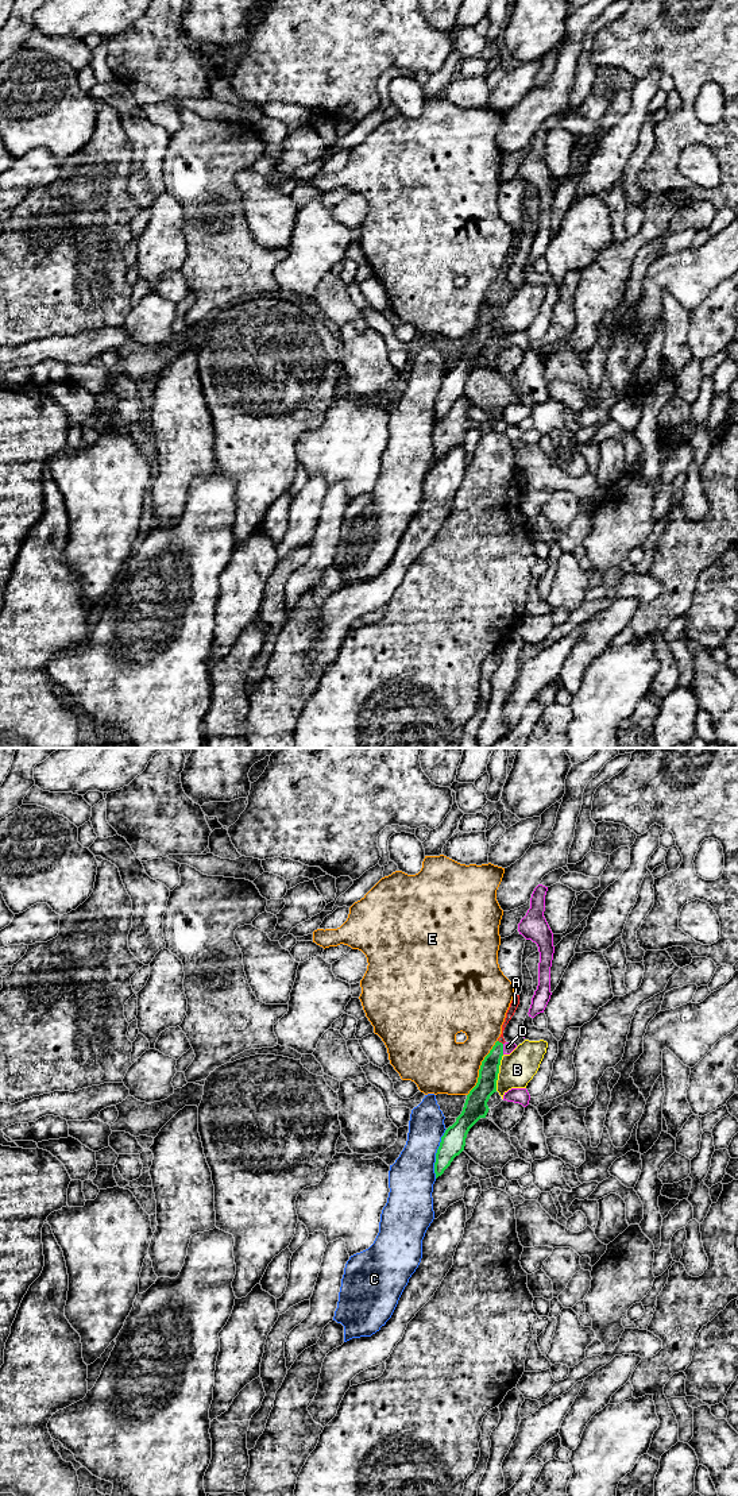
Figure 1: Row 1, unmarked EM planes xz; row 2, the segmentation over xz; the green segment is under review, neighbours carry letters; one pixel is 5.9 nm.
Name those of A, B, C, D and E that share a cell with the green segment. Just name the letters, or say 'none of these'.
none of these

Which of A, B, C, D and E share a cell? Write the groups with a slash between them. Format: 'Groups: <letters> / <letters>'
Groups: A / B / C / D / E

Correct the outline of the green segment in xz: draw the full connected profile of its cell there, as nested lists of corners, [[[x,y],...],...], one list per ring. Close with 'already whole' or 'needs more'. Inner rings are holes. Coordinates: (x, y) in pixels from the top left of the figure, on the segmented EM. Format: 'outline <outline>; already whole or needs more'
outline [[[496,1041],[490,1053],[482,1061],[478,1083],[467,1095],[461,1114],[441,1137],[434,1163],[436,1179],[441,1176],[453,1158],[464,1150],[470,1129],[480,1118],[486,1118],[490,1110],[487,1102],[490,1096],[496,1092],[496,1080],[502,1056],[503,1044]]]; already whole

